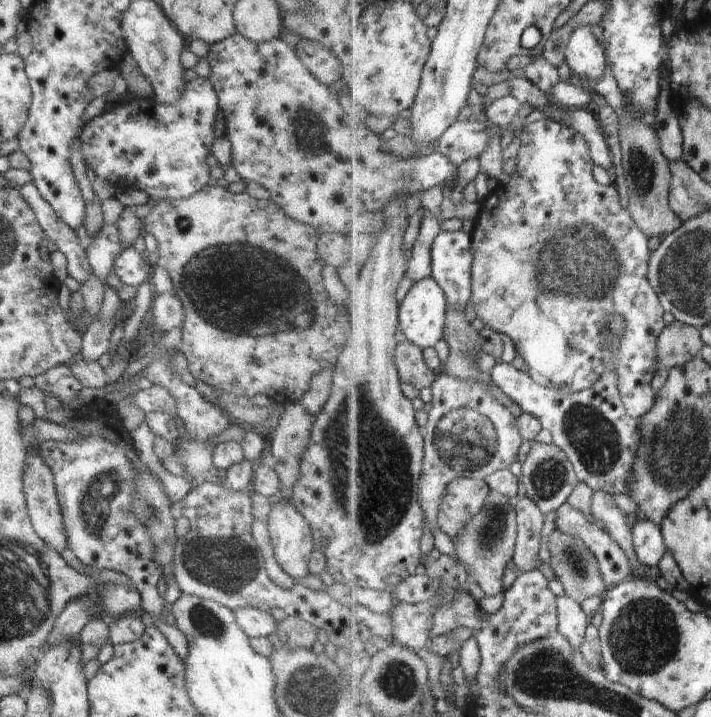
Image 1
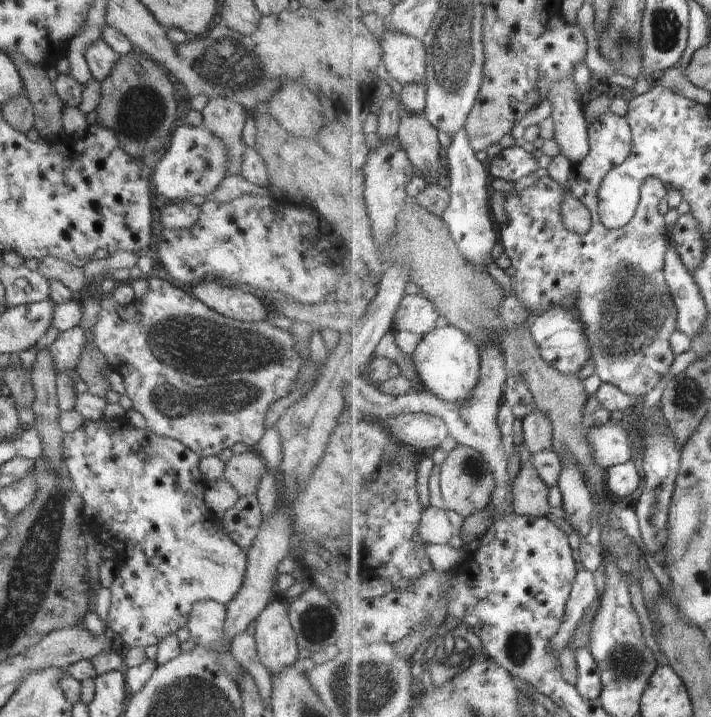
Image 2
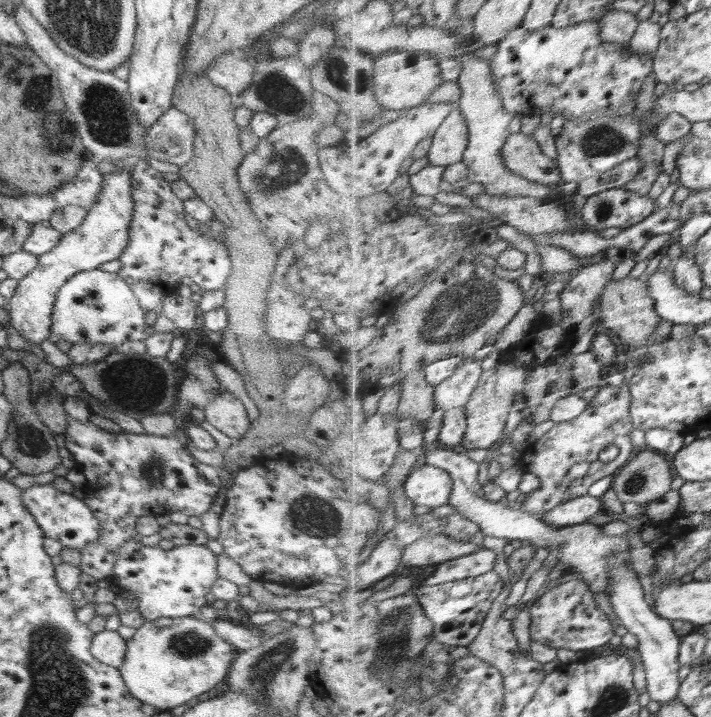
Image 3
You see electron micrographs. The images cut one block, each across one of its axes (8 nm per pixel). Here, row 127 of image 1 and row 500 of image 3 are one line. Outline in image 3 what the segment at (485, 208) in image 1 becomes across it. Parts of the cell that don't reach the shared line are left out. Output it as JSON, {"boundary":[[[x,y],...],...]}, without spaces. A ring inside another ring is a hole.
{"boundary":[[[630,381],[620,387],[606,386],[600,390],[594,401],[589,404],[588,410],[580,417],[568,422],[556,423],[538,442],[530,444],[520,457],[519,463],[526,473],[538,476],[543,484],[540,490],[528,495],[522,509],[542,516],[560,504],[586,495],[588,488],[598,480],[615,476],[624,469],[636,452],[630,439],[630,432],[635,428],[633,416],[630,415],[632,405],[633,394]],[[612,445],[620,448],[618,457],[609,462],[600,461],[600,454]],[[586,461],[591,463],[586,476],[580,479],[572,479],[568,476],[574,464]]]}

